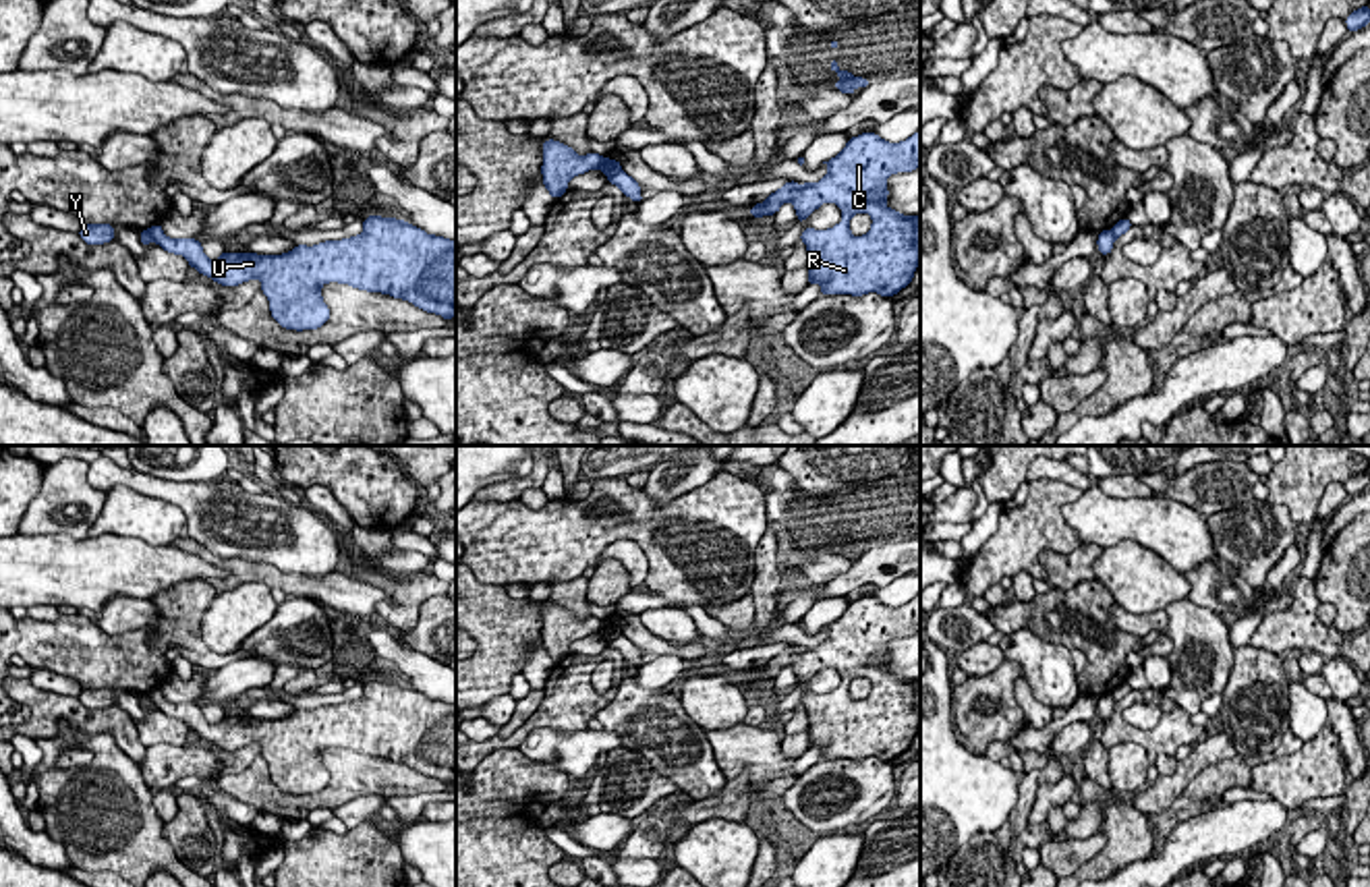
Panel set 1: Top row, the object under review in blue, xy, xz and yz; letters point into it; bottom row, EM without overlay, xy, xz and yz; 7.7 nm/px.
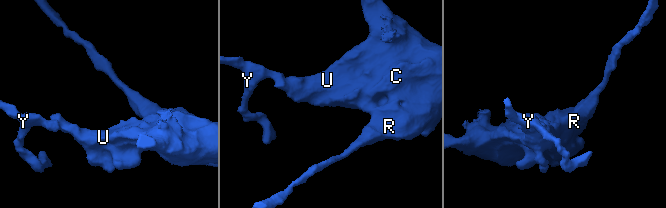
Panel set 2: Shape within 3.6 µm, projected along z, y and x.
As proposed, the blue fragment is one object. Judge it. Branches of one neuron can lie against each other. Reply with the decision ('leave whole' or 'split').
split

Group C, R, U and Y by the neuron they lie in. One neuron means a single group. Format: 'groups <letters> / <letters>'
groups C R U / Y

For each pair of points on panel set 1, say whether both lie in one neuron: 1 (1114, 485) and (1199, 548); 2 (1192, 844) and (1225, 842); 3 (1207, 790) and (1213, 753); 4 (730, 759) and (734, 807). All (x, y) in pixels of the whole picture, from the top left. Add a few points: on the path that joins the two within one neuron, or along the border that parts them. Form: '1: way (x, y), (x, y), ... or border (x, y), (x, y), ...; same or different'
1: border (1093, 481), (1109, 496), (1151, 498); different
2: way (1201, 842), (1217, 842); same
3: border (1236, 753), (1207, 765), (1176, 798); different
4: border (747, 767), (751, 800); different

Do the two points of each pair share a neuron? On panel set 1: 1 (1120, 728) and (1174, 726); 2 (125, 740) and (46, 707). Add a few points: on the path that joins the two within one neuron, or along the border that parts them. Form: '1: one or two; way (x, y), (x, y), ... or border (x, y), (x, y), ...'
1: one; way (1132, 734), (1161, 736)
2: one; way (106, 720), (83, 720), (67, 709)

